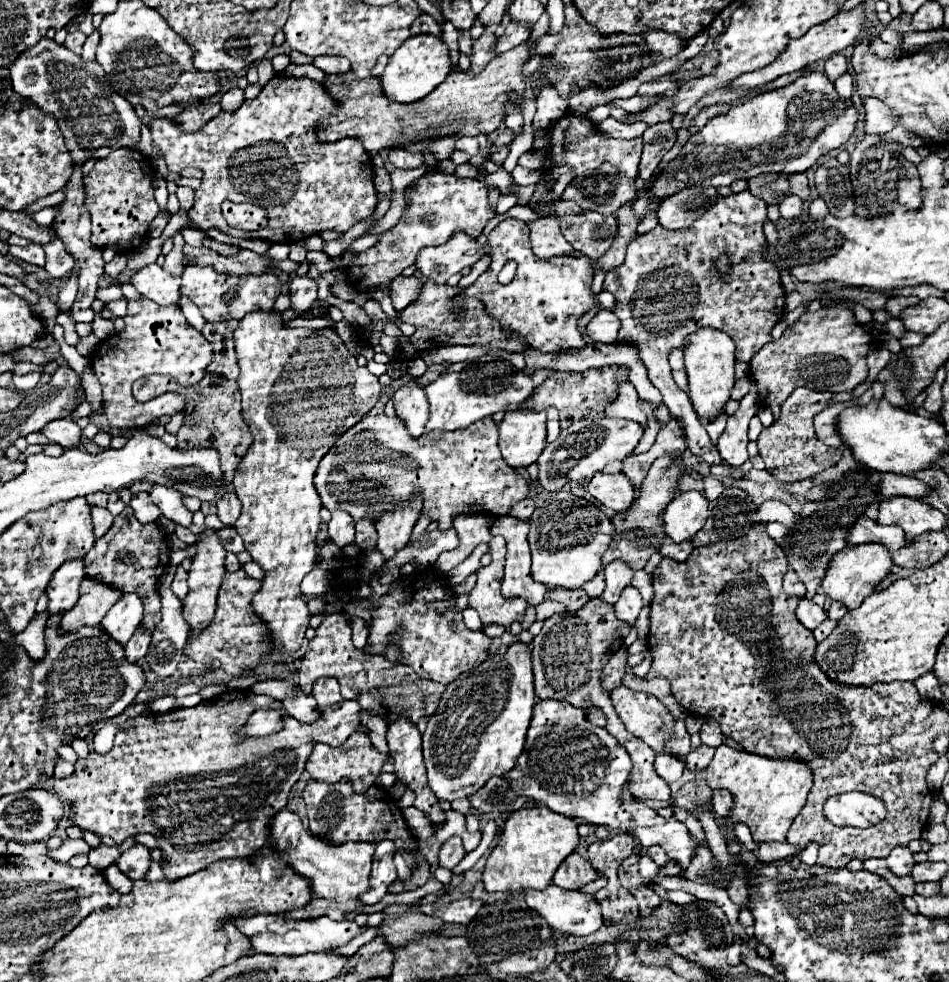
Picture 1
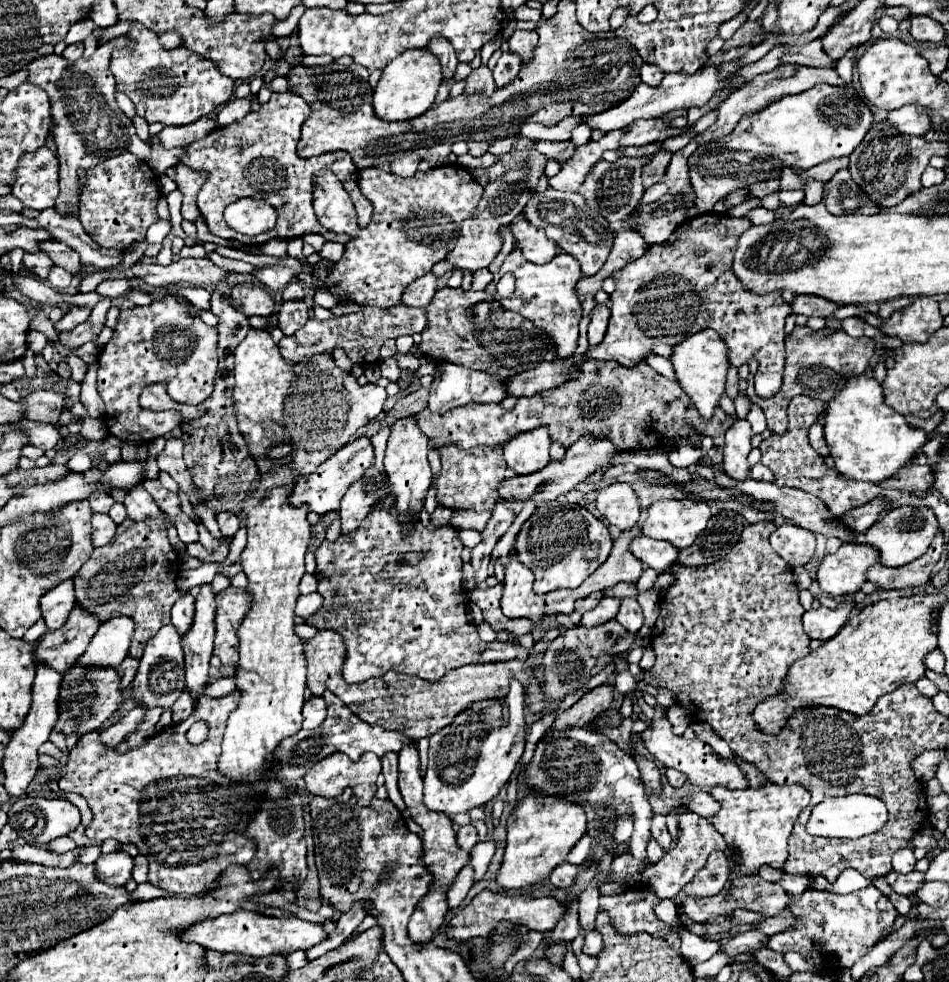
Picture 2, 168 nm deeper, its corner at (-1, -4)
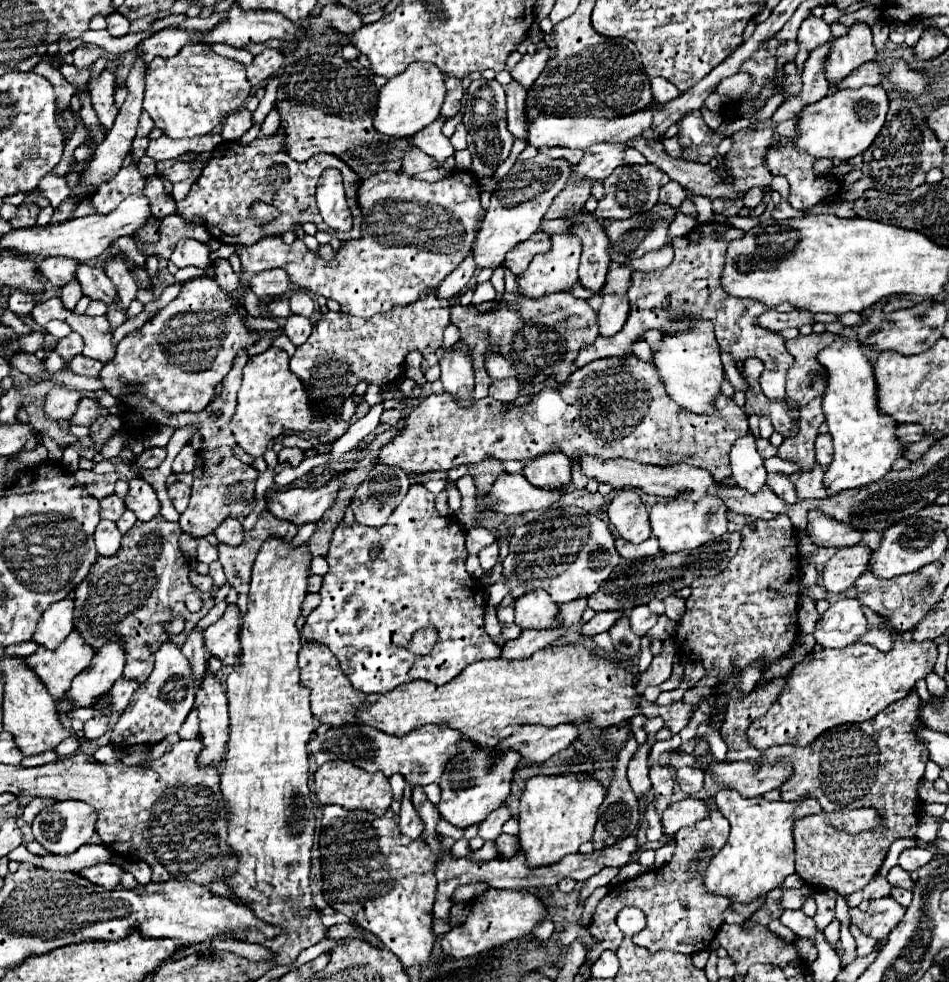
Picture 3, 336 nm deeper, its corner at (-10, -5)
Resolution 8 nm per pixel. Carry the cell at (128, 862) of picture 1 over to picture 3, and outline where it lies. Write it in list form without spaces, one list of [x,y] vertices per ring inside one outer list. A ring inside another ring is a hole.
[[[104,862],[104,864],[96,864],[90,868],[84,868],[80,872],[84,878],[88,878],[90,882],[104,886],[104,888],[116,888],[120,886],[120,878],[124,874],[124,870],[112,862]]]

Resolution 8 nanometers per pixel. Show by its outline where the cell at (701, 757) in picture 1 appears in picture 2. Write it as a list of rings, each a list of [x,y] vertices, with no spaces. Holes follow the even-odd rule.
[[[659,705],[655,707],[655,717],[653,717],[653,727],[645,729],[641,733],[641,739],[643,739],[643,745],[647,747],[647,751],[663,765],[663,767],[673,767],[681,773],[687,775],[687,779],[697,785],[697,787],[715,787],[715,785],[725,785],[727,789],[747,789],[749,787],[749,781],[747,777],[741,773],[741,769],[737,767],[735,759],[721,759],[719,755],[713,753],[713,749],[699,741],[699,739],[693,739],[693,741],[687,741],[683,737],[677,737],[673,735],[671,731],[671,723],[667,721],[667,711]]]

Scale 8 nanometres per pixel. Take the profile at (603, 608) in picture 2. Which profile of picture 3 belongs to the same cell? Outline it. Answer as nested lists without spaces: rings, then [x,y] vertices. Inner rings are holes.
[[[610,610],[610,612],[596,612],[596,616],[582,624],[582,634],[584,636],[594,636],[594,634],[600,634],[600,632],[608,632],[608,628],[624,616],[624,610]]]

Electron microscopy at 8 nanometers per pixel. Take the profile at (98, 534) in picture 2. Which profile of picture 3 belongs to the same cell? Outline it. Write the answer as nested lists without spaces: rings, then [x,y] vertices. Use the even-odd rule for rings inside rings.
[[[100,520],[100,524],[96,526],[96,532],[94,532],[94,540],[96,540],[98,554],[102,554],[102,556],[114,556],[118,552],[118,548],[120,548],[122,532],[118,530],[116,522]]]

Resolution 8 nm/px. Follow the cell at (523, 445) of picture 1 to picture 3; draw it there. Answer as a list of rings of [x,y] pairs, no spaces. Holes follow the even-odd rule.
[[[554,448],[546,454],[540,454],[524,464],[524,478],[534,486],[544,488],[564,488],[570,486],[570,458]]]

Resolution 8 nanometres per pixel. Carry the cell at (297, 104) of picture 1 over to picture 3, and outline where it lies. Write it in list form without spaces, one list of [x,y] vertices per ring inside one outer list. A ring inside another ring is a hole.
[[[280,128],[270,136],[256,138],[250,144],[224,140],[220,146],[216,146],[216,150],[212,150],[210,160],[206,162],[200,178],[192,184],[188,198],[176,204],[178,214],[188,218],[190,222],[194,220],[194,216],[204,218],[206,230],[222,244],[252,244],[264,236],[282,236],[288,230],[296,230],[296,226],[302,226],[304,222],[312,222],[318,226],[318,230],[328,232],[328,226],[324,226],[322,216],[316,208],[314,192],[320,174],[332,166],[342,172],[346,186],[346,200],[354,214],[354,230],[348,234],[348,238],[350,240],[360,238],[362,210],[358,206],[358,186],[360,186],[358,174],[352,168],[348,168],[346,162],[327,153],[318,153],[308,162],[300,164],[294,158],[290,158],[290,154],[286,152],[284,140],[286,140],[284,128]],[[256,200],[276,206],[280,210],[280,218],[264,226],[256,226],[250,220],[250,204]]]

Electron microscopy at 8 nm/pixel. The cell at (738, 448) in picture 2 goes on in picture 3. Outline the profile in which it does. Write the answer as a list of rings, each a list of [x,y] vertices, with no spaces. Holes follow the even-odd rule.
[[[752,432],[744,434],[734,442],[730,450],[730,466],[732,466],[734,482],[746,488],[748,492],[758,492],[764,486],[766,470],[756,450],[756,438]]]

